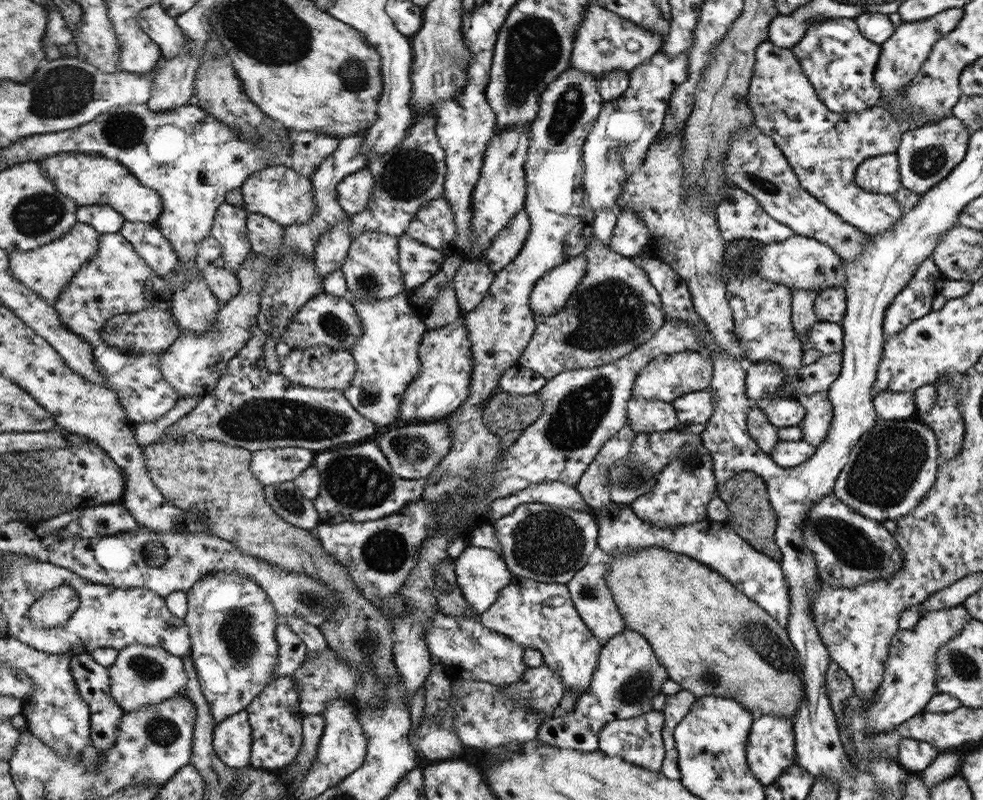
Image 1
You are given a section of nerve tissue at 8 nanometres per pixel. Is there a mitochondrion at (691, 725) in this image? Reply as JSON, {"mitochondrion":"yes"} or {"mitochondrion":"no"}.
{"mitochondrion":"no"}

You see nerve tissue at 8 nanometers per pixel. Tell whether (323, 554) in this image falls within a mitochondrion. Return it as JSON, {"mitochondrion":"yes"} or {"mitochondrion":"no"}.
{"mitochondrion":"no"}

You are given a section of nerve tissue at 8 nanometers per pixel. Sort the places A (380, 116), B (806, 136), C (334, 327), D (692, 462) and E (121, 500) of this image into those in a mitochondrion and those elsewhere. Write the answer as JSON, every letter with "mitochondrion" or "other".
{"A":"other","B":"other","C":"mitochondrion","D":"mitochondrion","E":"other"}

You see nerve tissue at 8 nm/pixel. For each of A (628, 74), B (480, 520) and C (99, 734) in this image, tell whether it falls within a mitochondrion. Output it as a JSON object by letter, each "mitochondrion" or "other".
{"A":"other","B":"other","C":"other"}

